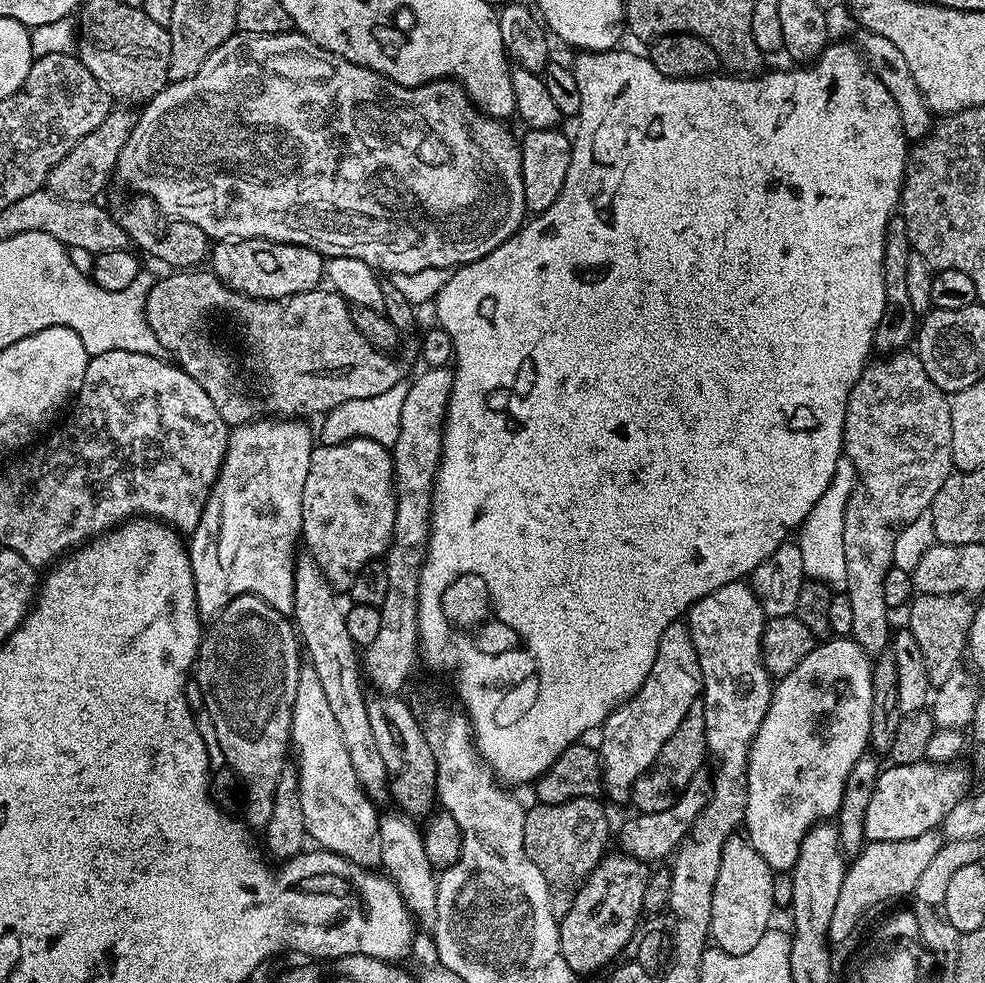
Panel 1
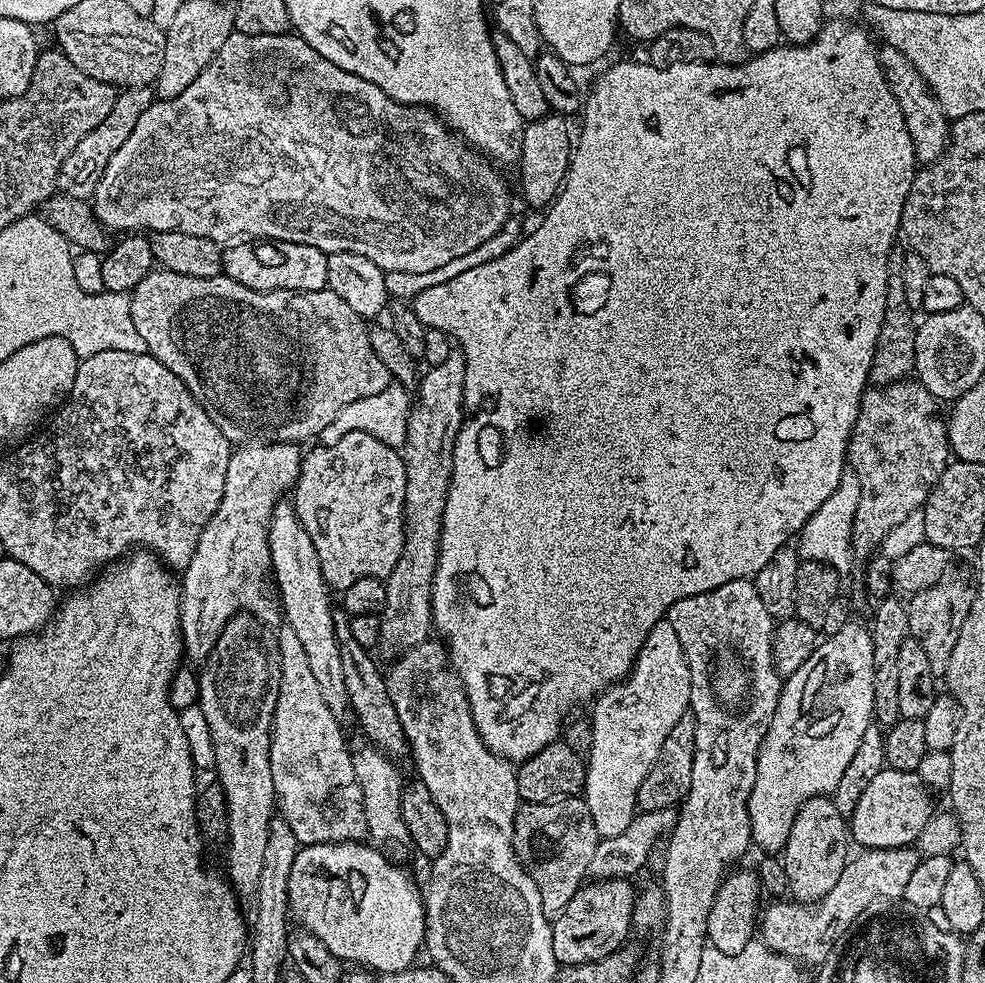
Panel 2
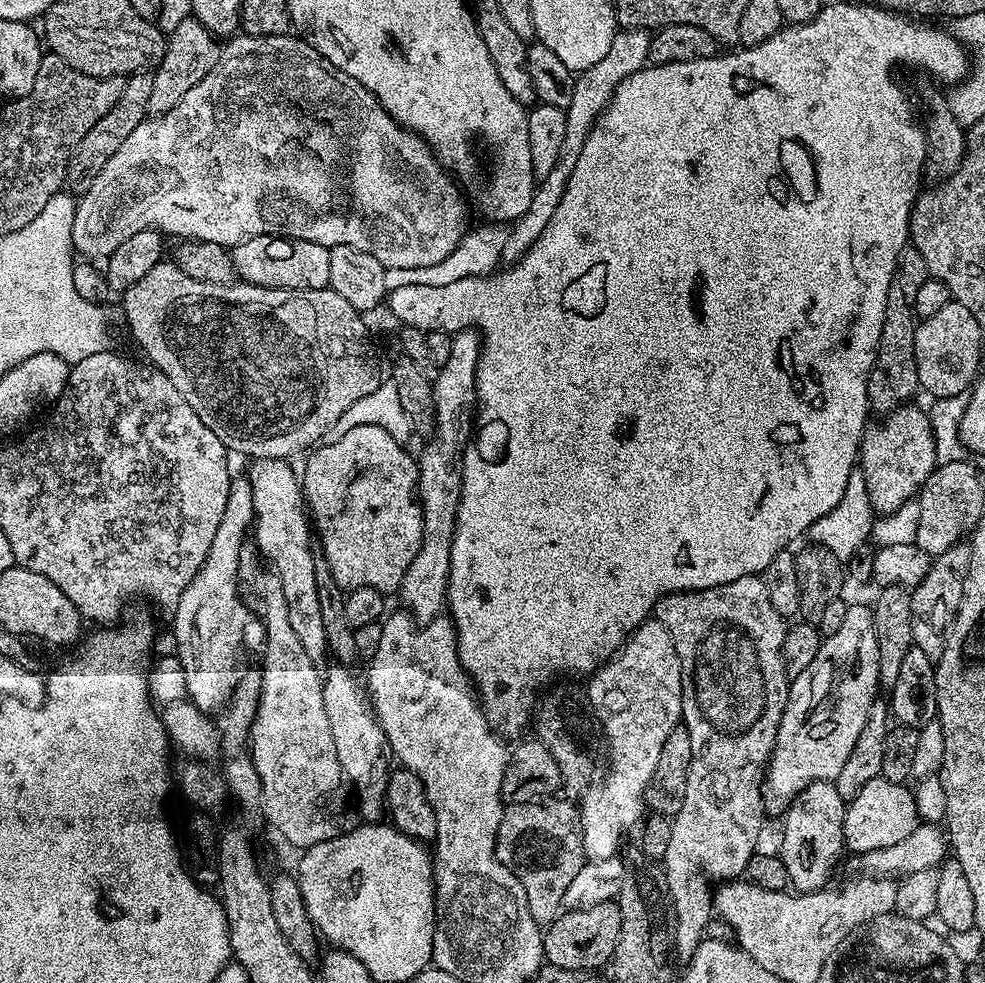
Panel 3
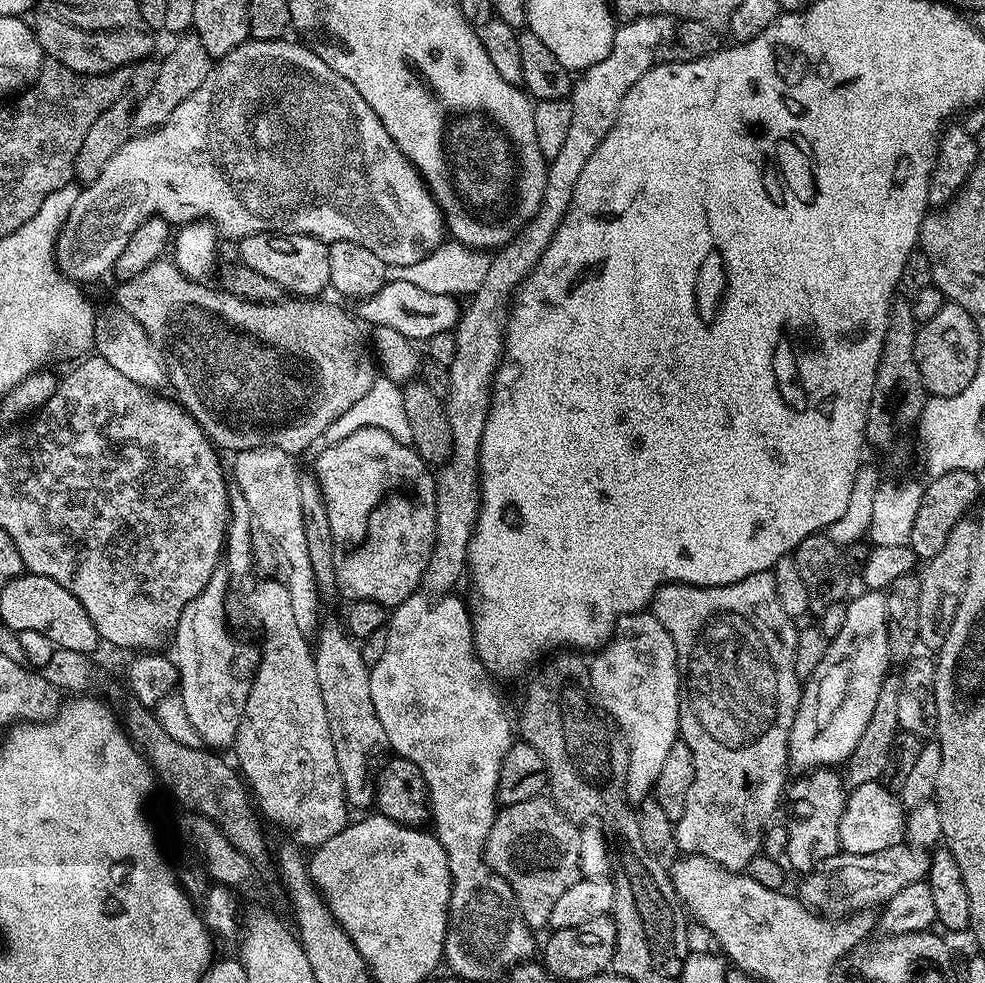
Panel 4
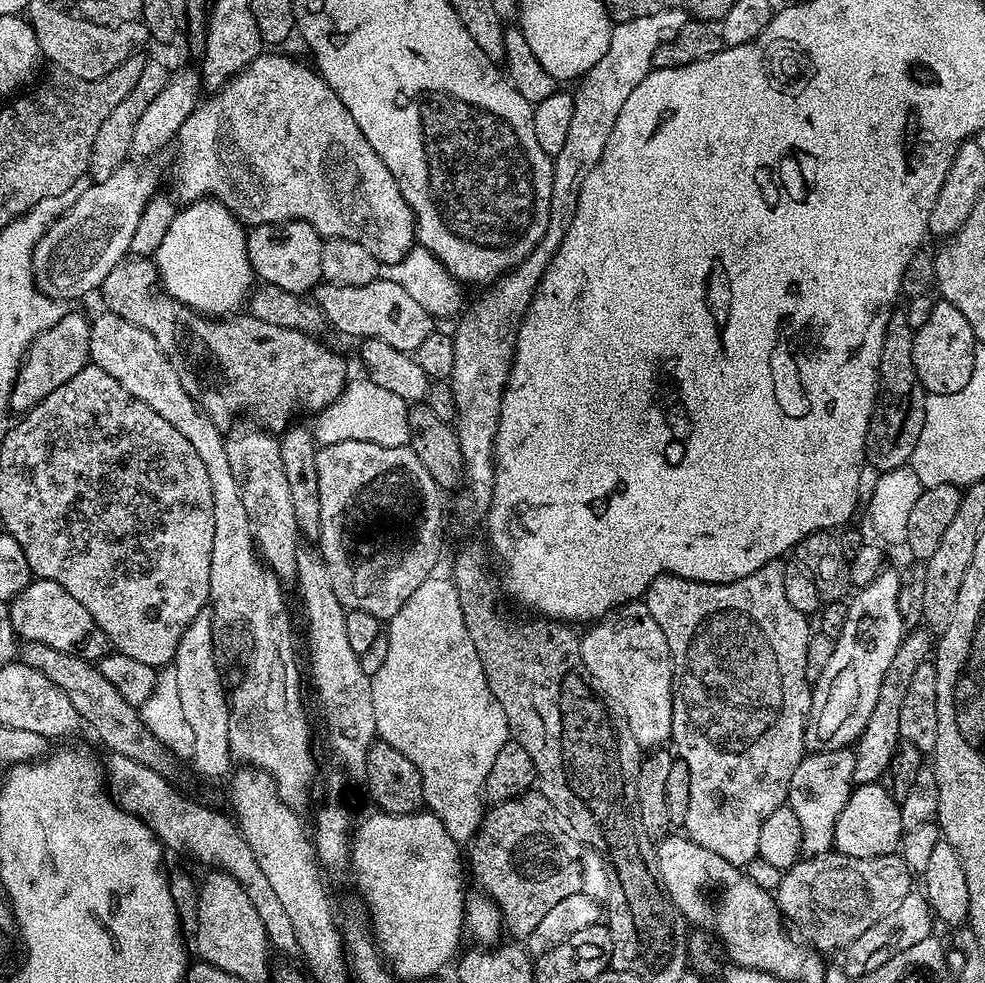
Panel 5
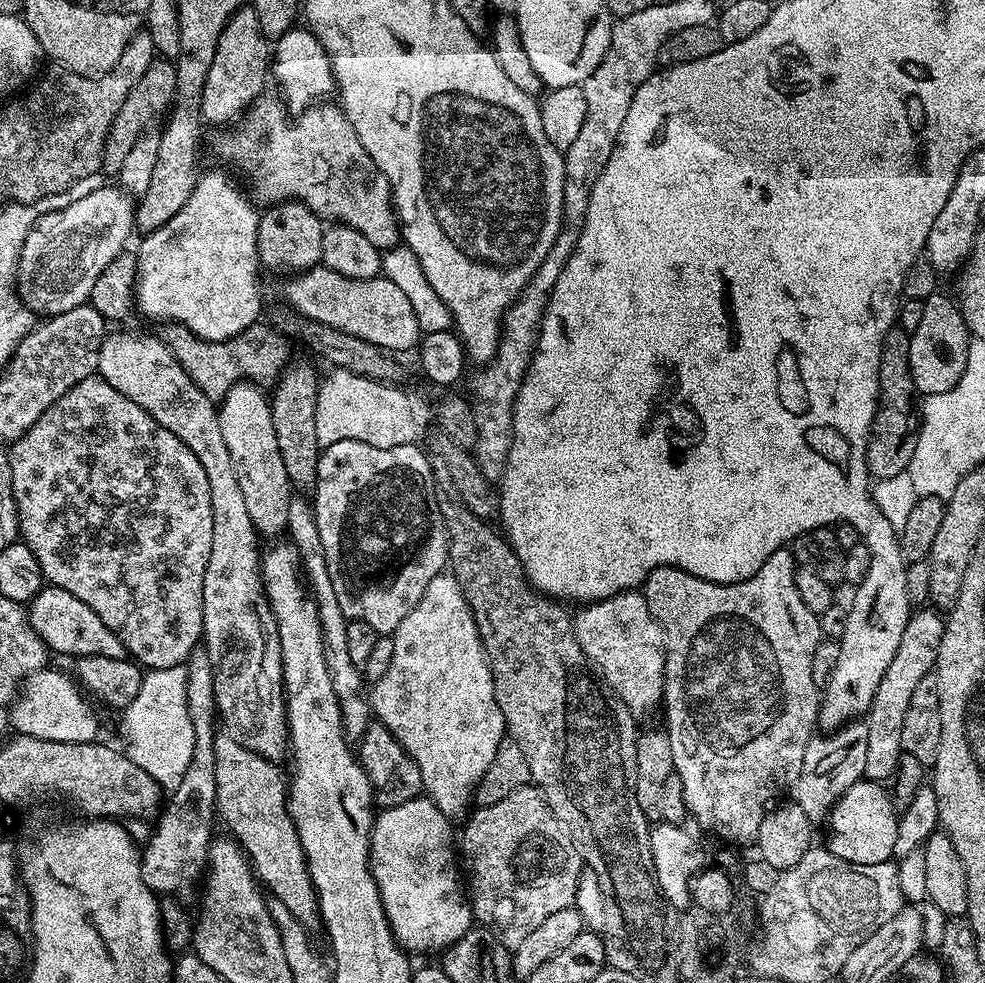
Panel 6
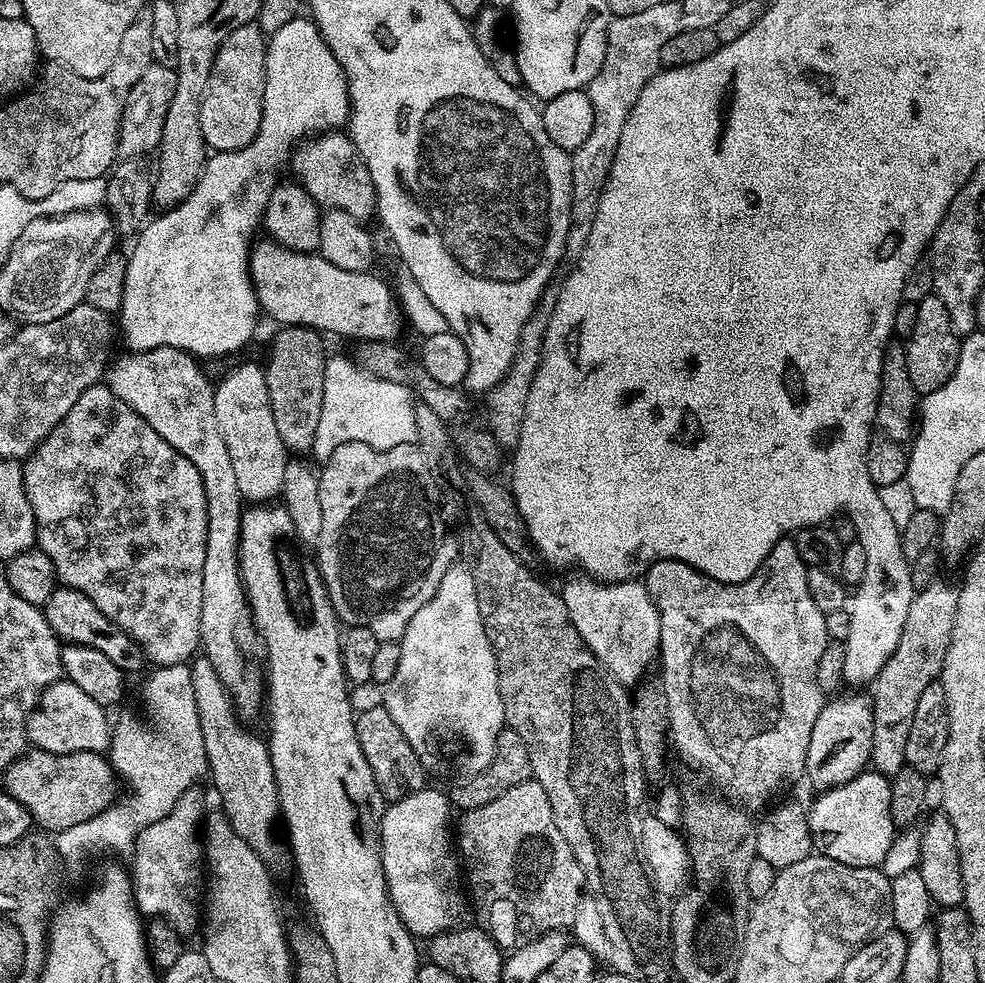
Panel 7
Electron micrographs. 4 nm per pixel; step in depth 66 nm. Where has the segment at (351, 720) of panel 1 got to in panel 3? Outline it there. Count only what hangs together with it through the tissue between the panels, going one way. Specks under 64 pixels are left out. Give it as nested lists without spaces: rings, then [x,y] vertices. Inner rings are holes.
[[[253,459],[252,476],[252,510],[254,513],[254,536],[260,552],[268,556],[273,564],[274,574],[282,582],[282,594],[286,594],[286,610],[290,614],[290,627],[298,634],[298,642],[302,642],[302,650],[310,654],[317,666],[323,665],[324,656],[329,655],[326,625],[322,622],[321,603],[318,602],[318,578],[314,578],[314,536],[310,531],[310,516],[306,511],[306,501],[301,477],[291,468],[288,460]]]

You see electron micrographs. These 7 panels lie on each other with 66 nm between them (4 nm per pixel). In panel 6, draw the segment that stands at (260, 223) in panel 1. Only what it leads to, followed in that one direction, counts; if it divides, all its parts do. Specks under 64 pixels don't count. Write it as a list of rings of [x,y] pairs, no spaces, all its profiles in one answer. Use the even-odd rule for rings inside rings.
[[[261,94],[252,101],[235,126],[221,131],[224,133],[213,142],[212,148],[226,163],[233,164],[238,171],[248,175],[247,187],[257,205],[271,206],[282,204],[286,200],[296,200],[325,222],[345,224],[358,230],[358,234],[370,238],[376,248],[394,248],[401,239],[401,234],[392,207],[390,186],[382,170],[378,170],[370,154],[366,154],[362,142],[358,142],[358,134],[354,134],[354,126],[350,126],[344,109],[335,103],[328,103],[332,102],[317,102],[295,118],[290,118],[290,112],[279,95]],[[105,186],[88,192],[78,202],[70,202],[62,210],[47,212],[40,216],[38,222],[26,234],[26,242],[20,251],[20,261],[16,267],[16,290],[21,300],[32,309],[33,313],[47,318],[57,316],[66,310],[74,310],[78,306],[89,303],[92,299],[94,282],[98,282],[98,274],[114,262],[120,253],[125,251],[128,235],[134,232],[133,225],[134,200],[119,187]]]

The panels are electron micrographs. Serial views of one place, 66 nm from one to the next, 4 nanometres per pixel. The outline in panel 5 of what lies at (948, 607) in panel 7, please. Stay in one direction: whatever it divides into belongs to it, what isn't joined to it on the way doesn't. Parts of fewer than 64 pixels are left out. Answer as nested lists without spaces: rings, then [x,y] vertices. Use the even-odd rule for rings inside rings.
[[[924,630],[909,631],[898,646],[898,654],[894,654],[890,666],[886,669],[886,678],[882,678],[882,686],[878,690],[878,702],[874,702],[870,722],[866,722],[866,730],[862,730],[860,739],[854,745],[856,758],[853,785],[877,783],[883,776],[886,766],[890,766],[890,758],[894,758],[894,750],[901,741],[898,718],[902,711],[902,697],[910,686],[910,678],[913,677],[914,670],[918,670],[918,666],[922,666],[933,655],[933,652],[933,637]]]

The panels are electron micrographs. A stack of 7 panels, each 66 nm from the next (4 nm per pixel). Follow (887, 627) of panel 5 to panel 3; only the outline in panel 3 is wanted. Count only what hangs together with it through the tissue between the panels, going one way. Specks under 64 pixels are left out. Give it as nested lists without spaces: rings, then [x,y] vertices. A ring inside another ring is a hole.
[[[849,603],[838,634],[827,637],[821,643],[818,654],[814,654],[814,662],[810,662],[802,674],[791,677],[786,710],[778,726],[772,757],[766,765],[764,807],[769,813],[783,813],[791,800],[810,786],[810,782],[835,781],[838,770],[842,770],[842,762],[850,758],[850,750],[854,750],[854,742],[858,742],[858,734],[862,734],[862,726],[866,726],[866,714],[870,714],[870,706],[878,699],[878,637],[872,611],[868,604]]]

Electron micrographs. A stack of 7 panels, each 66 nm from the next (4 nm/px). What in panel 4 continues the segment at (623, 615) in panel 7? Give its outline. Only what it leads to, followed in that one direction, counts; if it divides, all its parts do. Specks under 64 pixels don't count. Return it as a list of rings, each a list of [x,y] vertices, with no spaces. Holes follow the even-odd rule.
[[[651,611],[634,612],[615,621],[611,639],[588,664],[590,691],[599,707],[620,730],[628,748],[624,795],[639,802],[653,791],[662,762],[680,734],[680,671],[674,638]]]

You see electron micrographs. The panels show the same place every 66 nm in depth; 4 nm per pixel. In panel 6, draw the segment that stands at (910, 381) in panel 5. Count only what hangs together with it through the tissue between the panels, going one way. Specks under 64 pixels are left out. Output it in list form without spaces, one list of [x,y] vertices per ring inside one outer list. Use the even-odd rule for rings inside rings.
[[[893,326],[886,334],[880,351],[880,397],[876,399],[876,413],[866,446],[868,474],[873,481],[907,472],[910,458],[914,458],[914,446],[918,442],[921,413],[918,411],[918,393],[914,378],[910,374],[908,337],[909,333],[903,328]]]

